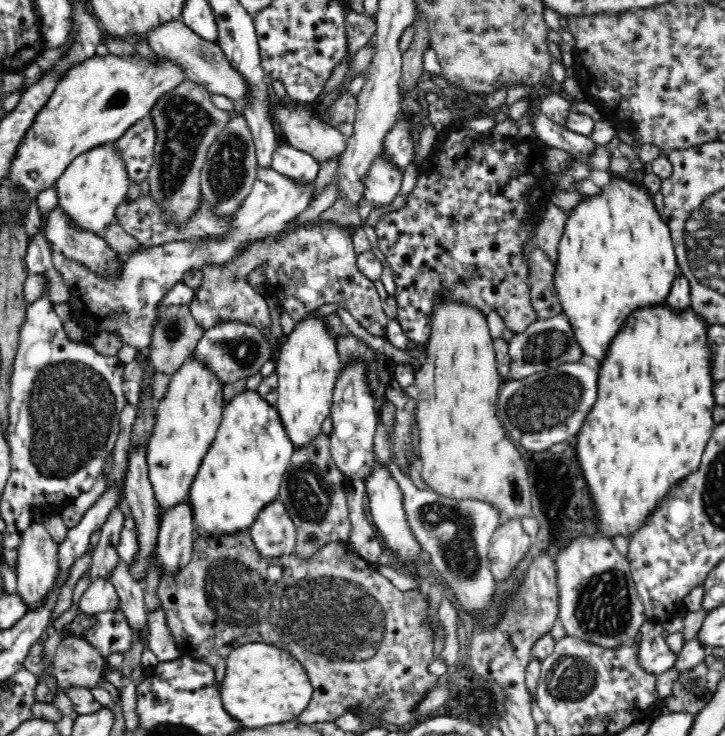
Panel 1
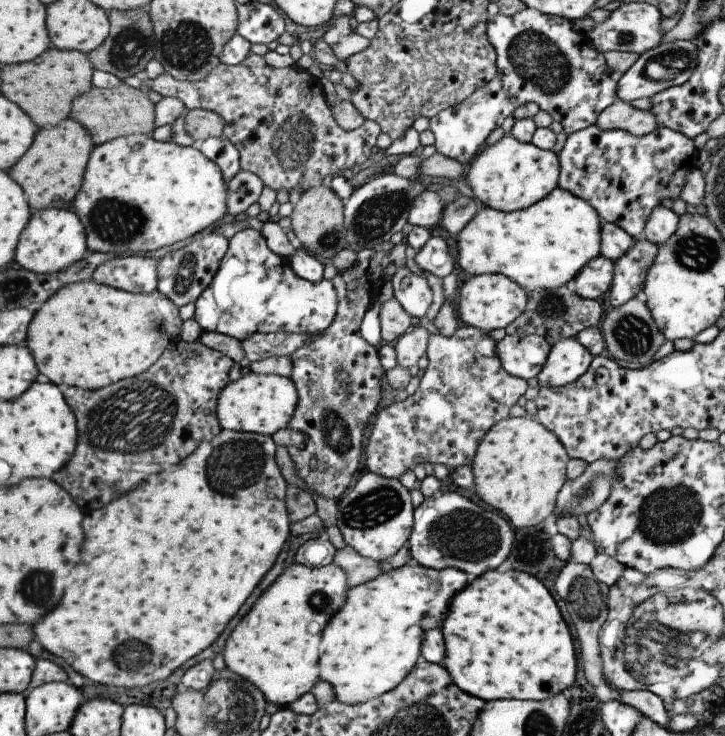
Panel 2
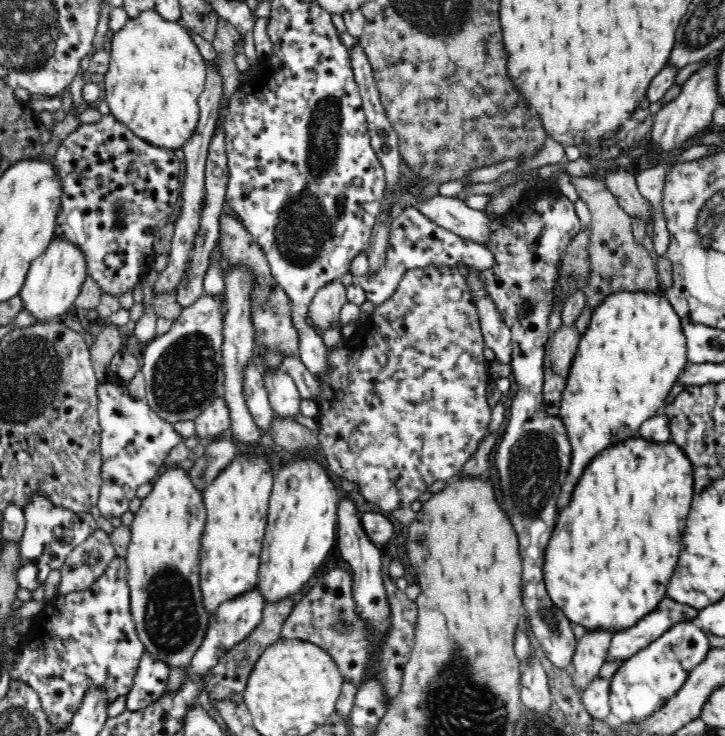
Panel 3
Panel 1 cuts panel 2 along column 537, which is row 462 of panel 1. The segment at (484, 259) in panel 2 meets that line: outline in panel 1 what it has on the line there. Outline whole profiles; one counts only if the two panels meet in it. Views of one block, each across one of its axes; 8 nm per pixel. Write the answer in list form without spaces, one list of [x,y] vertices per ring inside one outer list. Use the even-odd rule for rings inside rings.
[[[246,388],[236,394],[225,404],[216,436],[189,488],[196,534],[250,529],[260,510],[278,497],[294,449],[275,405],[264,401],[257,390]]]

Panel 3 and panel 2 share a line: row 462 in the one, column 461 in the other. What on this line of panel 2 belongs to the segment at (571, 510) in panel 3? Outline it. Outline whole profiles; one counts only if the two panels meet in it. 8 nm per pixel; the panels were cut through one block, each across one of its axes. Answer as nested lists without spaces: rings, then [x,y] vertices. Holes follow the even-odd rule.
[[[489,569],[453,595],[447,612],[440,624],[444,642],[441,665],[451,677],[451,682],[465,694],[484,701],[540,701],[561,693],[574,683],[577,661],[573,640],[555,600],[532,575],[514,569],[505,572]]]

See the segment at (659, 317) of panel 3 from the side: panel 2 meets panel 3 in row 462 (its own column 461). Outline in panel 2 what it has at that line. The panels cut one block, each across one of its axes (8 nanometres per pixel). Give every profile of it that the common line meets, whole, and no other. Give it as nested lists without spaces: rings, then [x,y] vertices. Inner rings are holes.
[[[413,563],[379,573],[366,583],[348,587],[344,603],[327,619],[321,631],[316,662],[318,678],[331,685],[334,700],[344,705],[356,705],[378,697],[399,684],[420,655],[422,634],[430,628],[440,628],[451,598],[467,583],[467,576],[462,570],[453,567],[430,569]]]

